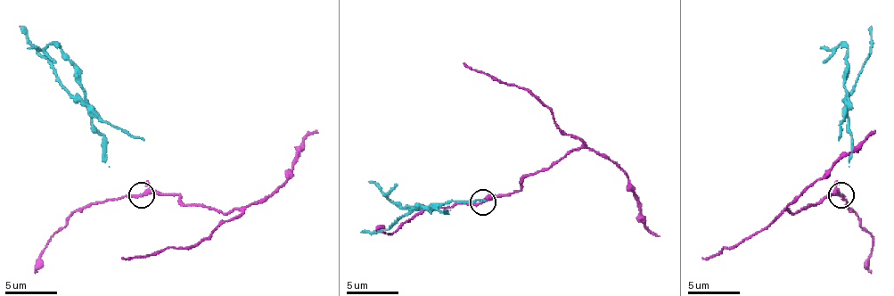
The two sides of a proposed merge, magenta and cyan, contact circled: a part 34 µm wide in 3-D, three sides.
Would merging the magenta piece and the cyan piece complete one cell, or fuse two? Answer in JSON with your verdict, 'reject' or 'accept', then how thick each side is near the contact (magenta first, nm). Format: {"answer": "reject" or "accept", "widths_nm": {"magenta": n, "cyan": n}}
{"answer": "reject", "widths_nm": {"magenta": 240, "cyan": 30}}

